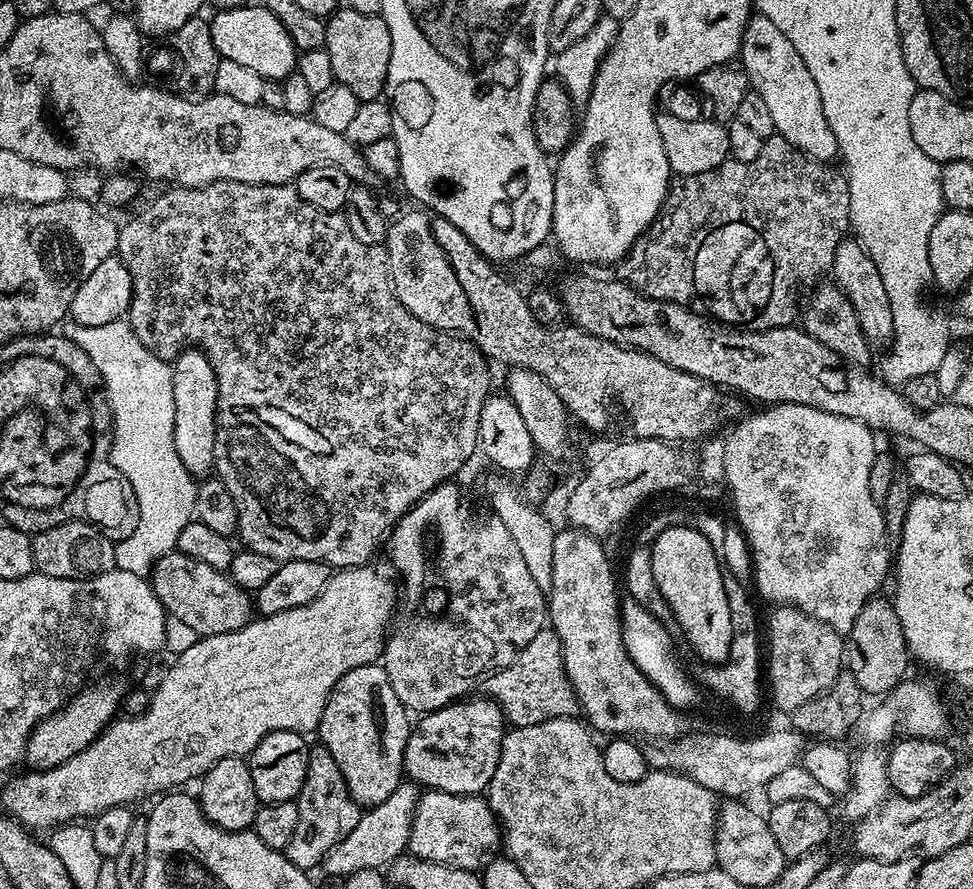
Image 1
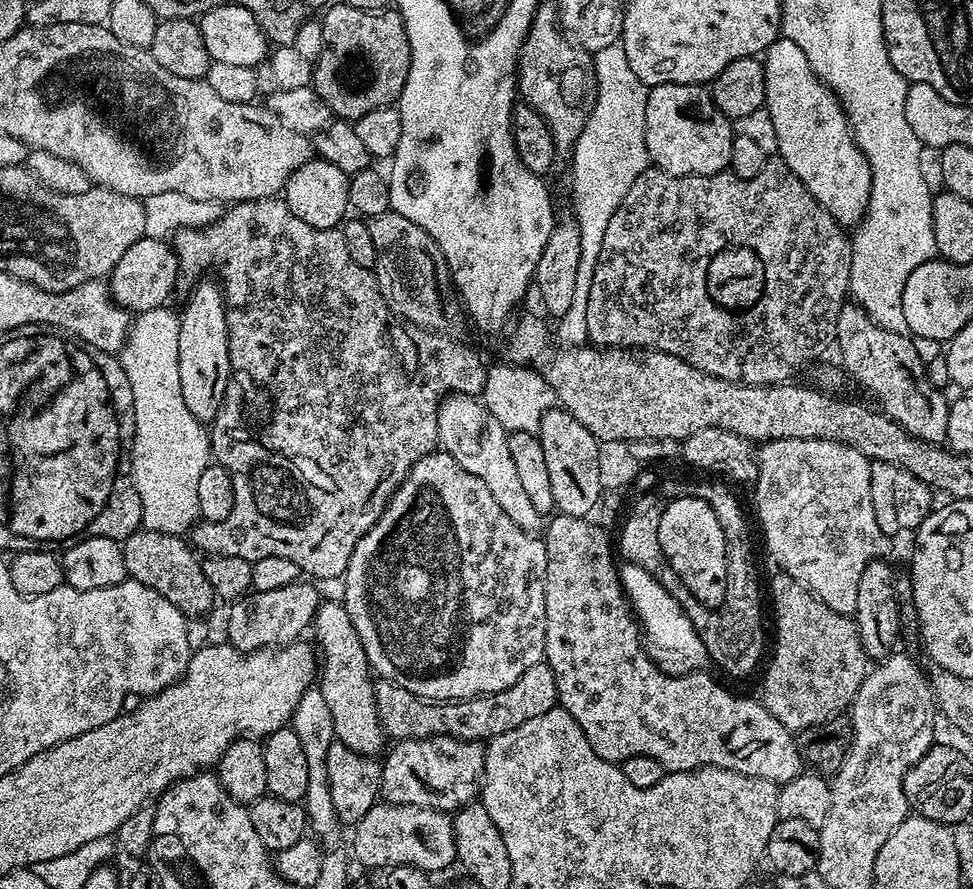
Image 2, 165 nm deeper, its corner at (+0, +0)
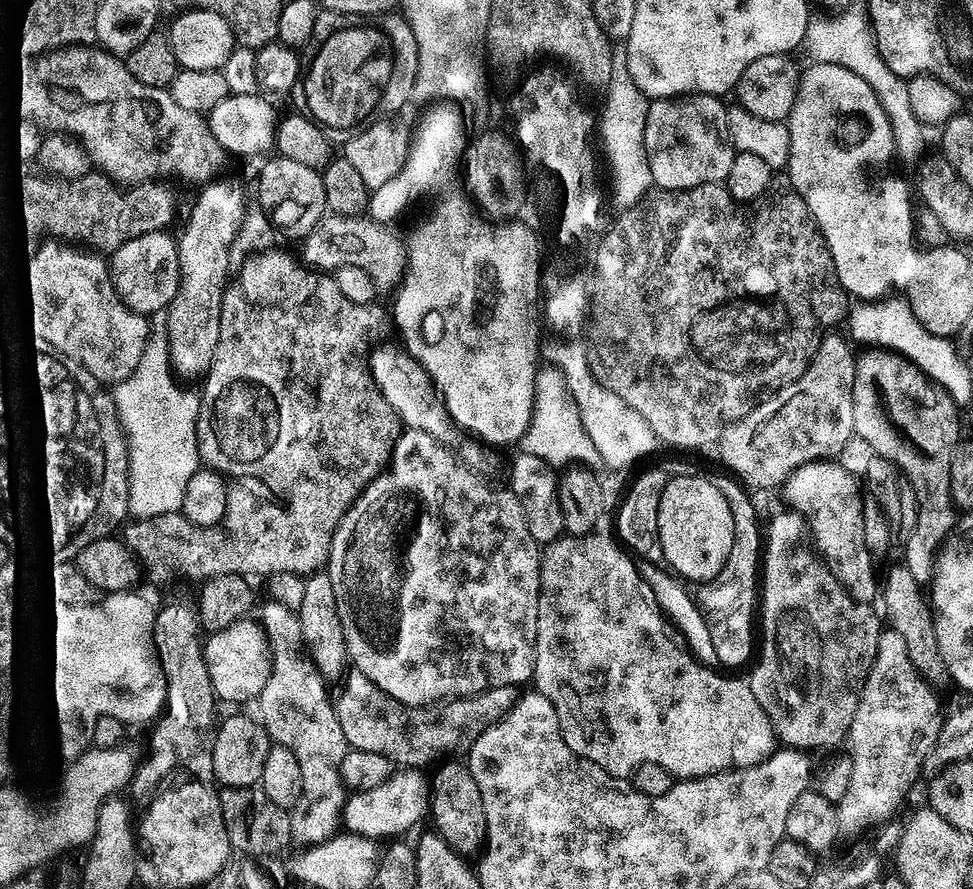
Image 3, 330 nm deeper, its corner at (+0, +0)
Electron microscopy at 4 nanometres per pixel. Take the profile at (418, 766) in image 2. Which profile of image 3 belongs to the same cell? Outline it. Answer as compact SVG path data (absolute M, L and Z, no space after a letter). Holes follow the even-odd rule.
M400 770L397 771L387 783L382 786L374 786L365 792L353 791L345 799L342 824L351 835L364 836L367 840L377 842L383 841L383 836L387 838L400 838L408 832L420 819L427 817L430 812L430 784L424 776L425 773L420 770Z

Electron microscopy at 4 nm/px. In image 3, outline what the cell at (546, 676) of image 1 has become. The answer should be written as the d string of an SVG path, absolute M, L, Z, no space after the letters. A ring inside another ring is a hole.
M352 670L334 703L351 749L382 754L404 770L424 770L427 764L435 765L441 758L471 748L487 728L494 726L510 711L517 699L515 687L488 688L475 696L449 698L427 706L403 704L398 702L398 698L390 698L386 690L374 686L366 674Z

